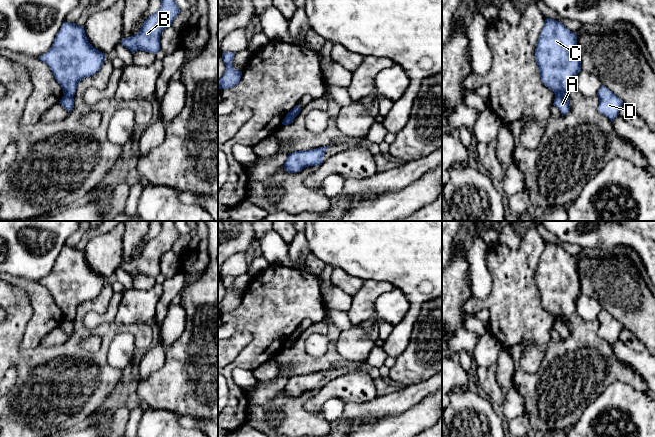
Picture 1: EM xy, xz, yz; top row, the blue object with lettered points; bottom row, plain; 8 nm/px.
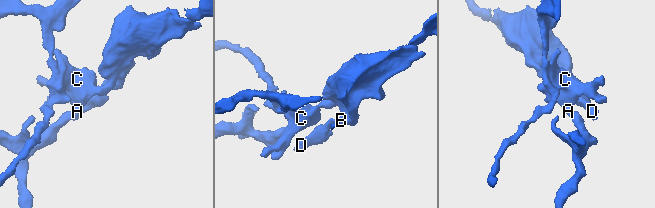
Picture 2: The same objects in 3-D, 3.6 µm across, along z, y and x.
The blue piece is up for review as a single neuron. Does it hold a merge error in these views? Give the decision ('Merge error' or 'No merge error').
Merge error

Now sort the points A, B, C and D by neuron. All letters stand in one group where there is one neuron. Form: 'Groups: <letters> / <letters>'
Groups: A / B C D

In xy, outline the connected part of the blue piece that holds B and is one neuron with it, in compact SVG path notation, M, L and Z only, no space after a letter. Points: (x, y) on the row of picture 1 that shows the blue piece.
M161 0L161 7L145 20L135 36L123 38L122 45L132 53L140 50L156 54L161 49L162 31L172 25L180 12L175 0Z

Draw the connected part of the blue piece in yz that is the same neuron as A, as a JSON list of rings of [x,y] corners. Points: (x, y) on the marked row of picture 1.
[[[555,96],[553,105],[556,106],[563,115],[567,115],[570,112],[568,96]]]

